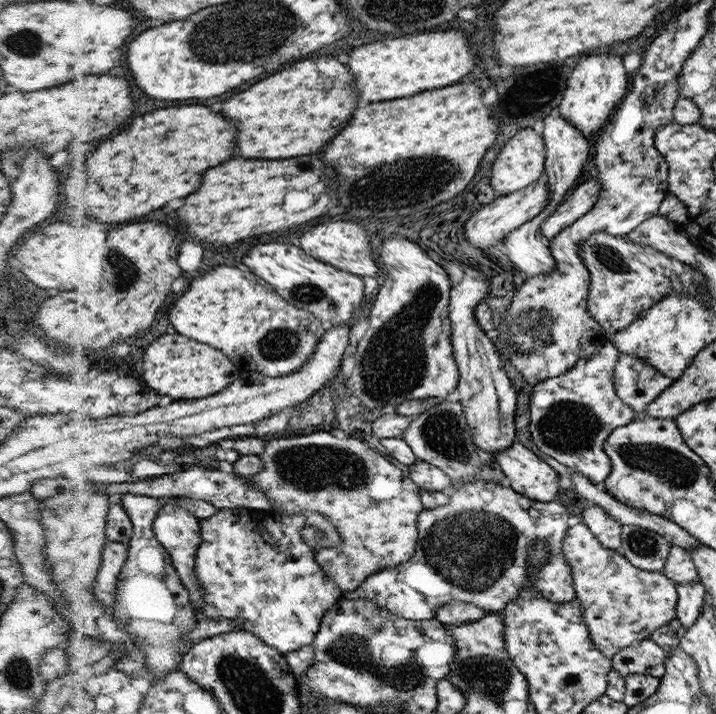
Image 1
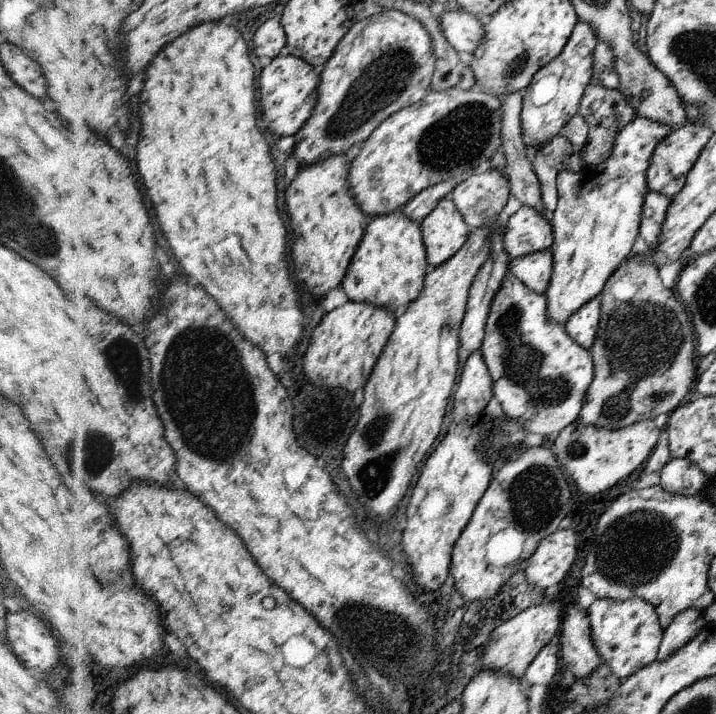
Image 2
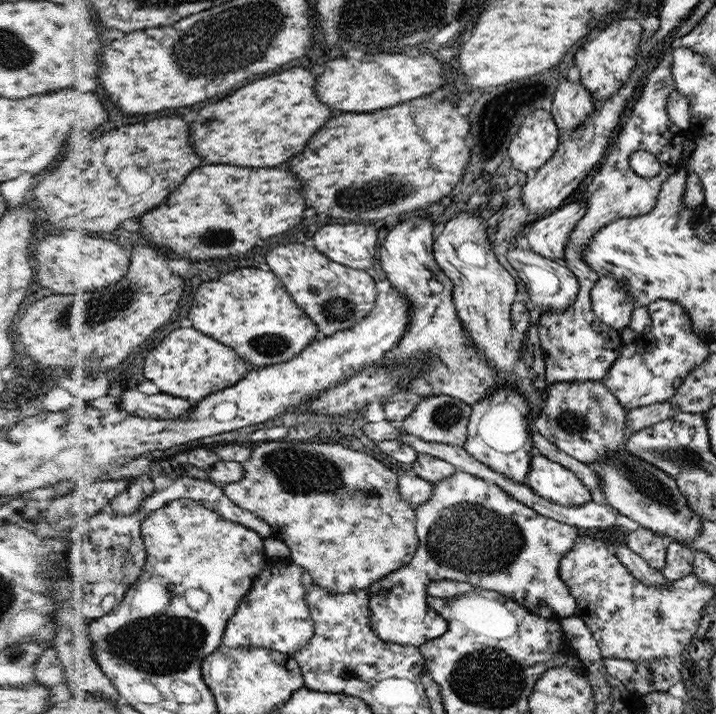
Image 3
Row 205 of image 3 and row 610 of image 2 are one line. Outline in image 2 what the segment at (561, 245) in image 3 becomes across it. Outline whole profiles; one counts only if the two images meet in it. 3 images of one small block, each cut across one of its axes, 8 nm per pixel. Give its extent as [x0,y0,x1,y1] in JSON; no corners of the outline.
[560,602,602,680]

